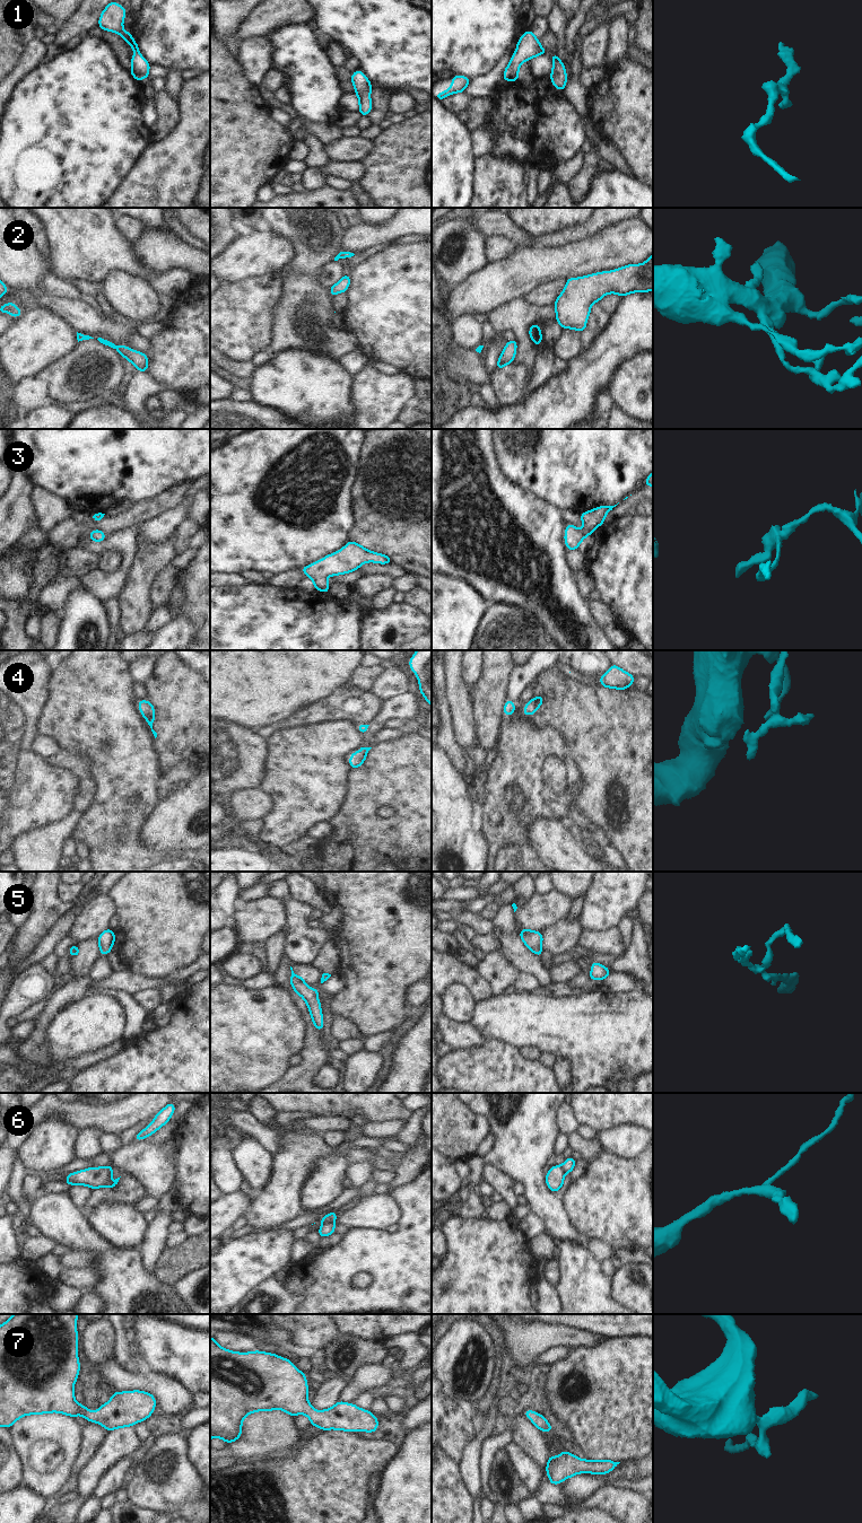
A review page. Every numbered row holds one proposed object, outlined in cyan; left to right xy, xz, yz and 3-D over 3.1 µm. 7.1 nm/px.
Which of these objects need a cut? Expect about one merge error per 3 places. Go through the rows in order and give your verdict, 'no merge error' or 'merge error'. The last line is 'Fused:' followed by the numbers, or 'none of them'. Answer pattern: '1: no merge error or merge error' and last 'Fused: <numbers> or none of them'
1: no merge error
2: no merge error
3: no merge error
4: no merge error
5: no merge error
6: merge error
7: no merge error
Fused: 6

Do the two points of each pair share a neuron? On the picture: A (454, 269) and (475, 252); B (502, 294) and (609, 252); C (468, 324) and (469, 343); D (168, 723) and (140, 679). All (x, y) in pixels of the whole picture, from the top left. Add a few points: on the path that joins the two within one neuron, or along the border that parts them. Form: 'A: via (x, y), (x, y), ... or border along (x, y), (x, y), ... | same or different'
A: via (459, 264), (470, 253) | same
B: via (529, 267), (564, 263), (582, 257) | same
C: via (468, 329), (469, 339) | same
D: border along (155, 670), (146, 685) | different

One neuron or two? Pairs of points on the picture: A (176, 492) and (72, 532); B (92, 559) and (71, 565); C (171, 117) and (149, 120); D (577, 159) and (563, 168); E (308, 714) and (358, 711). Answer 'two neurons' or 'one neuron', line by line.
A: one neuron
B: one neuron
C: two neurons
D: one neuron
E: one neuron

